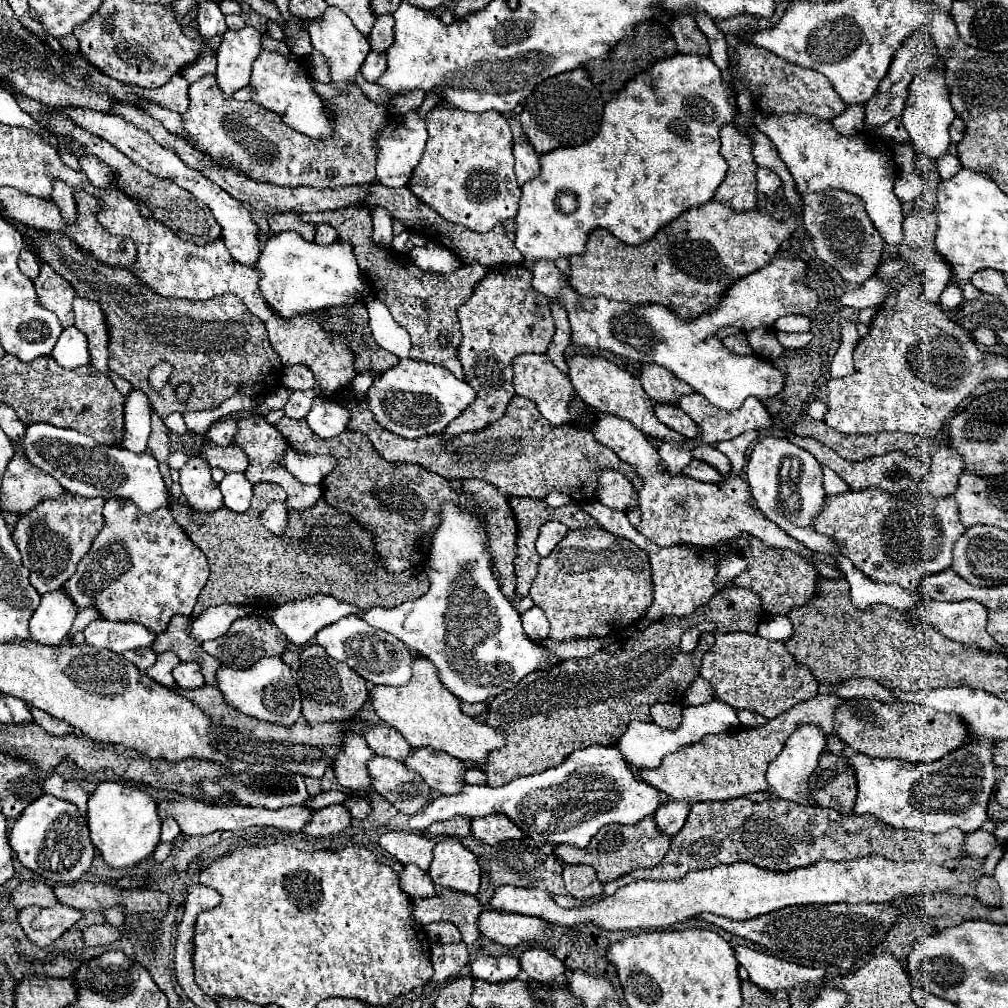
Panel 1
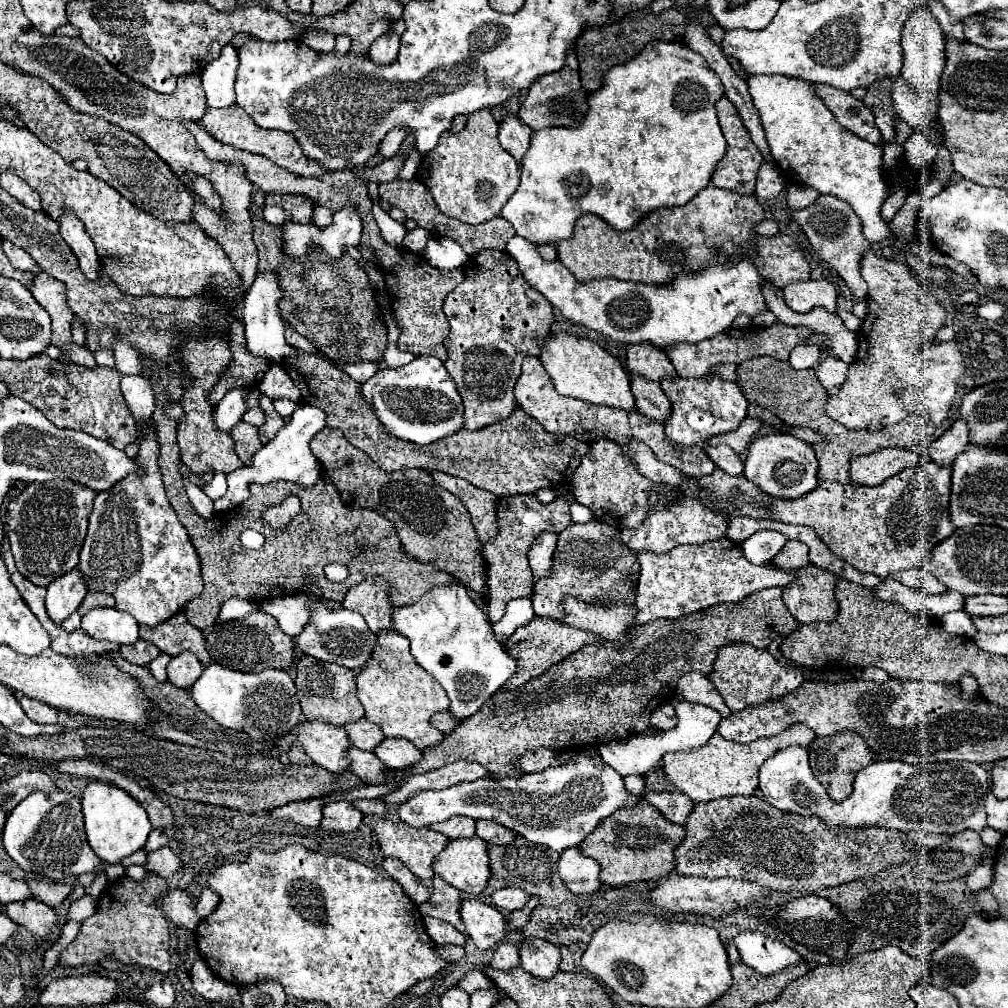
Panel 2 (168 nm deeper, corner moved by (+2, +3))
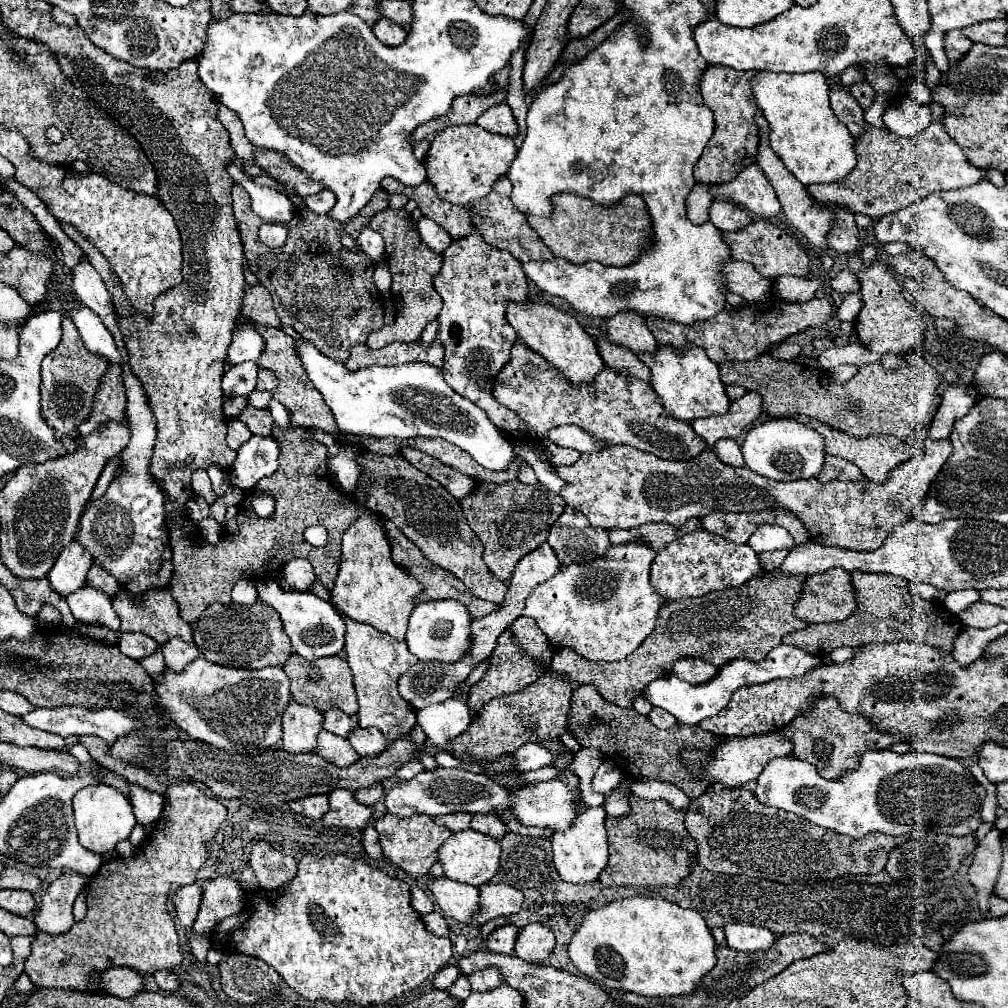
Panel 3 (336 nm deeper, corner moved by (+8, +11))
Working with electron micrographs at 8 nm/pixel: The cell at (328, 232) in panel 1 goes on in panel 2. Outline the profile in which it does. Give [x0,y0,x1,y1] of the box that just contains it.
[313,206,333,228]

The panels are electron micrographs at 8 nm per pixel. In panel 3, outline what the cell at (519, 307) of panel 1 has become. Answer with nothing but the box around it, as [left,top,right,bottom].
[433,232,529,434]

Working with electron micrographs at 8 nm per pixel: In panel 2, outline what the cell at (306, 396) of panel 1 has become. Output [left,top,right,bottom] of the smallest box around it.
[273,398,297,418]

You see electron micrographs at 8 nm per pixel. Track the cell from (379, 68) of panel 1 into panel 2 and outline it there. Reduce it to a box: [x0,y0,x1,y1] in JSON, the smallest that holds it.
[369,34,401,64]

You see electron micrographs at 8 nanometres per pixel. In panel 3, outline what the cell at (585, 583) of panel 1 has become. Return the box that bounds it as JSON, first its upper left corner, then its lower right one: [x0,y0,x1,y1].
[547,506,611,568]

